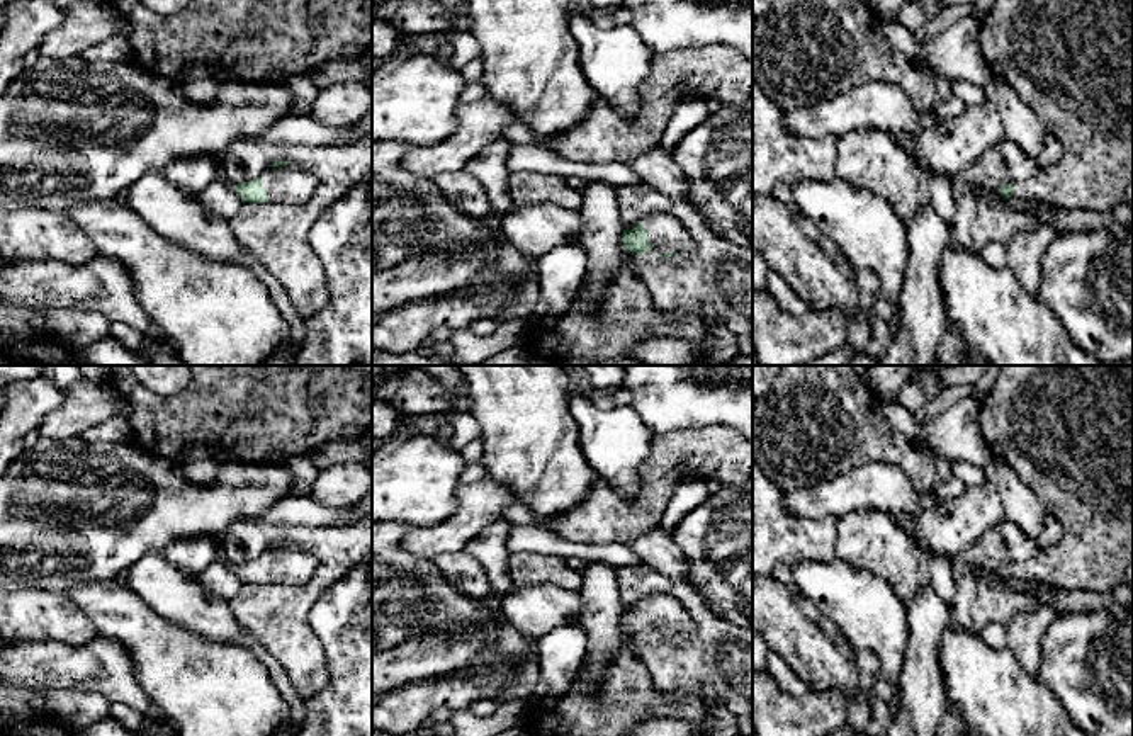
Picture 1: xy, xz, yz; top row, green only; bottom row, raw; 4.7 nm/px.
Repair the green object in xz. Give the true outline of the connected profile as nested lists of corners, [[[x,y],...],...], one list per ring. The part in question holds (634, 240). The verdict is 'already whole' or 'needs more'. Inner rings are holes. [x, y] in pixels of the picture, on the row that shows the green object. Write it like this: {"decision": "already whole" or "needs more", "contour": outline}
{"decision": "needs more", "contour": [[[651,216],[623,229],[620,241],[625,250],[600,308],[588,314],[576,299],[552,326],[530,321],[521,347],[552,365],[564,365],[574,359],[600,362],[629,357],[637,343],[654,337],[703,343],[707,323],[691,314],[674,318],[659,311],[651,291],[634,272],[634,257],[649,248],[657,248],[662,258],[691,255],[695,243],[686,228],[673,216]]]}

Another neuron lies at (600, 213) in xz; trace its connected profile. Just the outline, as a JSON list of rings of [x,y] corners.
[[[588,182],[579,212],[584,223],[579,243],[586,248],[588,267],[578,299],[579,308],[591,314],[600,308],[625,250],[620,241],[623,224],[617,189],[603,182]]]

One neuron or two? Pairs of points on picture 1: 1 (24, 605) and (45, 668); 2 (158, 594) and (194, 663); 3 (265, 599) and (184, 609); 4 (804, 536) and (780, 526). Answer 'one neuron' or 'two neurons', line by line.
1: two neurons
2: two neurons
3: two neurons
4: one neuron

